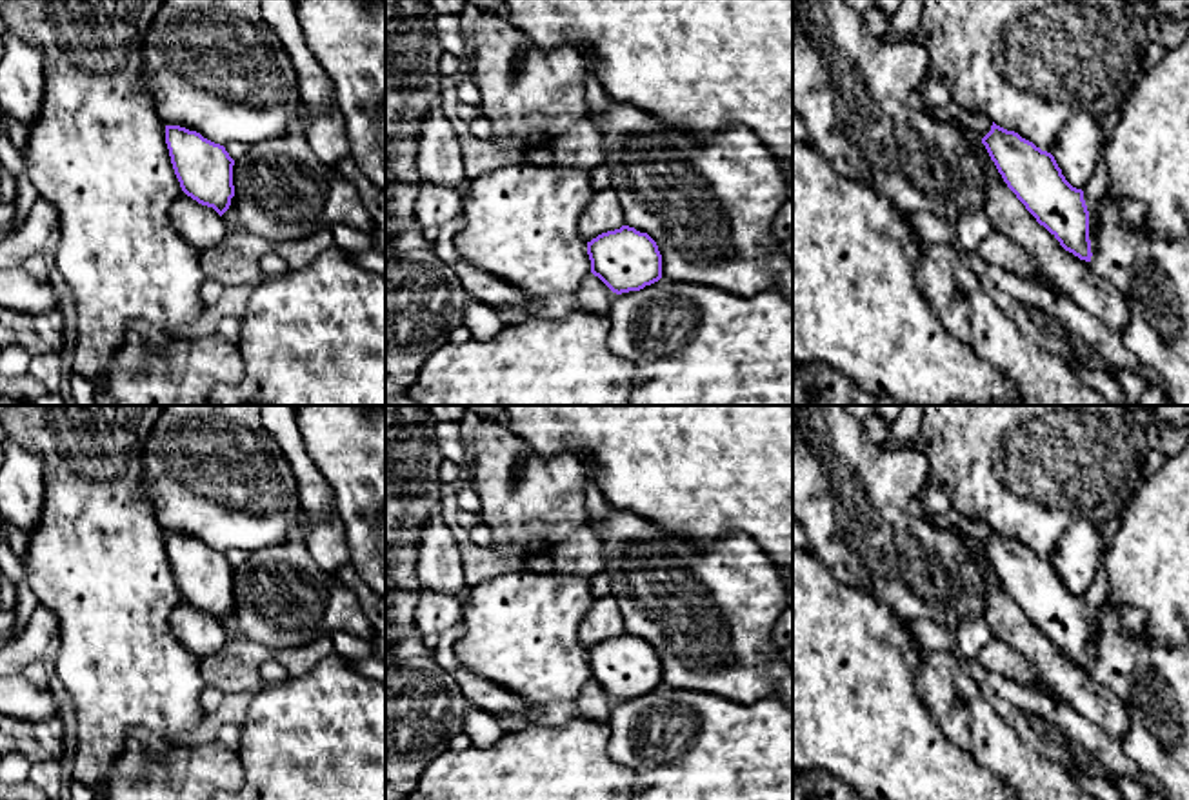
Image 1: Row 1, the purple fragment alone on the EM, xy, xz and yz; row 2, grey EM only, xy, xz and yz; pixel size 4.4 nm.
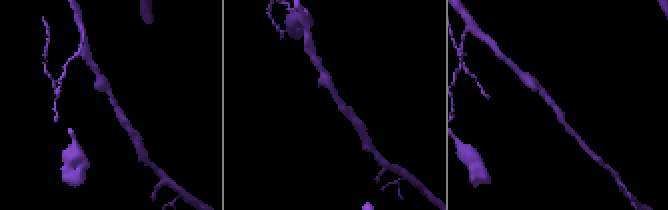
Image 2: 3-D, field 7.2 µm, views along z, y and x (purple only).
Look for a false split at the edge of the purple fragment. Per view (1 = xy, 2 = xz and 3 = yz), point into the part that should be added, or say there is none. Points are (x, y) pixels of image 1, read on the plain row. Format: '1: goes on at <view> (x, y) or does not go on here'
1: does not go on here
2: does not go on here
3: does not go on here

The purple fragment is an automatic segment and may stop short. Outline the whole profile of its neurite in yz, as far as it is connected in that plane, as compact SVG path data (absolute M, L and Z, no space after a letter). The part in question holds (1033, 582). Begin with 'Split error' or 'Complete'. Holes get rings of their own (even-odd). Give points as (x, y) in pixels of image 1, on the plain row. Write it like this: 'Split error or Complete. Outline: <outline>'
Complete. Outline: M993 529L982 545L1007 595L1060 653L1091 669L1089 618L1084 598L1073 595L1054 564Z

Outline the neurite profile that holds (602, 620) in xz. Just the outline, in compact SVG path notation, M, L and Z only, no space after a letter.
M614 596L594 598L593 605L585 611L578 640L585 649L591 649L602 640L620 636L624 631L624 618Z

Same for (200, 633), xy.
M182 600L169 616L178 640L200 660L222 651L227 633L224 625L207 613Z

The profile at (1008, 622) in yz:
M987 567L987 607L984 618L996 640L1018 651L1049 682L1067 705L1107 731L1118 742L1129 733L1129 715L1122 698L1098 684L1091 669L1065 658L1007 595L994 569Z

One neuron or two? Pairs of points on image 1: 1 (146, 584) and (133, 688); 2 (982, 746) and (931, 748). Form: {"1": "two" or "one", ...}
{"1": "one", "2": "two"}

